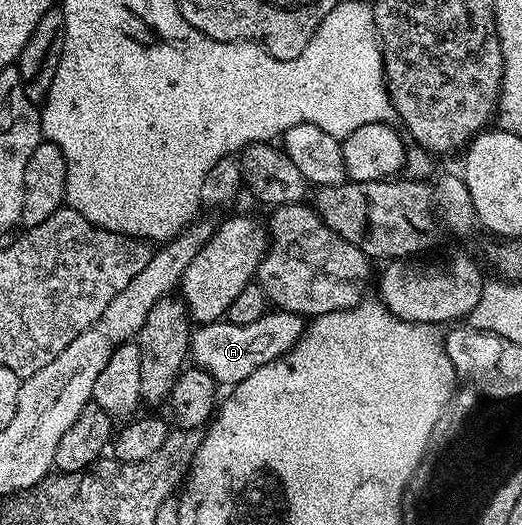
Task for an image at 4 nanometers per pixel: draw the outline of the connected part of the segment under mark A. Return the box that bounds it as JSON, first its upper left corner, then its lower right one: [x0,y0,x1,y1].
[189,309,306,387]

